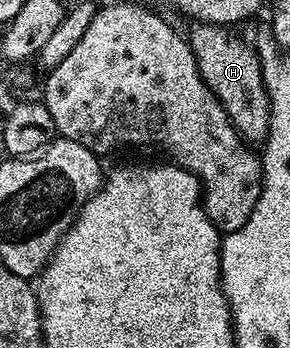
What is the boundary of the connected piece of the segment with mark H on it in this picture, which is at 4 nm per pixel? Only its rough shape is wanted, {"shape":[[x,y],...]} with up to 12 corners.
{"shape":[[191,26],[201,79],[244,142],[266,142],[264,62],[230,28]]}

